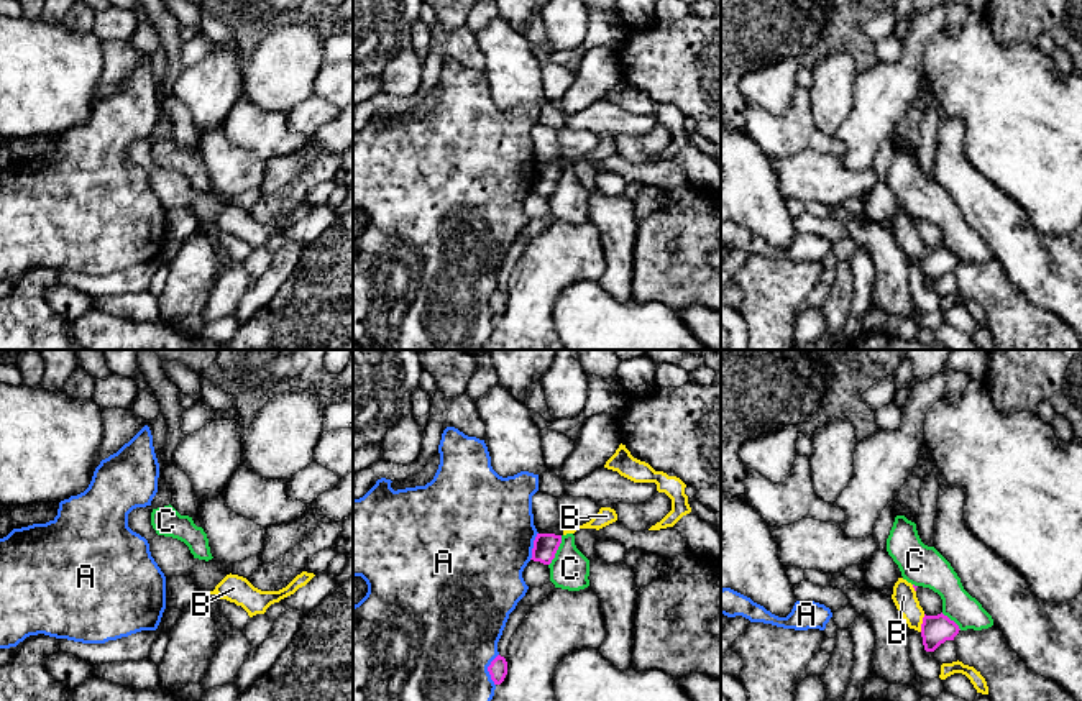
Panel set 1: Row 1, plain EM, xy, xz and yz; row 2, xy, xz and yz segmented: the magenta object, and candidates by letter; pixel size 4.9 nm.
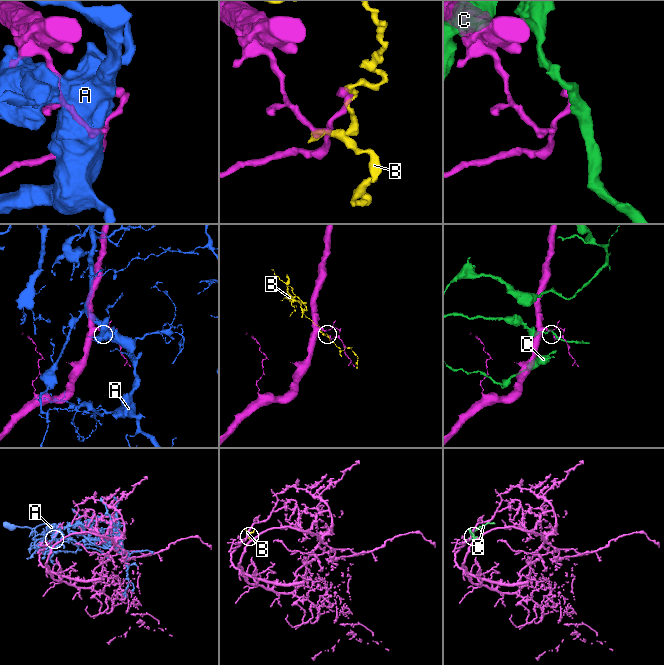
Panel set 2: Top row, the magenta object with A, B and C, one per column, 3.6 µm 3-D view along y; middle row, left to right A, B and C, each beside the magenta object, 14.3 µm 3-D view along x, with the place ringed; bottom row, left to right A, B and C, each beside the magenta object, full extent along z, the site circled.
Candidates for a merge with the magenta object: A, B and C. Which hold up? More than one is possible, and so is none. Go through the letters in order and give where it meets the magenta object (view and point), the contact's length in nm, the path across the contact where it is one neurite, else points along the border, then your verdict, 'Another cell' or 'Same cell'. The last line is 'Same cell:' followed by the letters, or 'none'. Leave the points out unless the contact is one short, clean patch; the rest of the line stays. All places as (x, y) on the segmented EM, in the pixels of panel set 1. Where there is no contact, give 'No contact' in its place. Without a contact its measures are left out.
A: Touches magenta at xz (488, 670). Shared border 160 nm. Another cell
B: Touches magenta at yz (923, 623). Shared border 90 nm. Boundary: yz (925, 614), (920, 631). Another cell
C: Touches magenta at xz (557, 549). Shared border 170 nm. Another cell
Same cell: none

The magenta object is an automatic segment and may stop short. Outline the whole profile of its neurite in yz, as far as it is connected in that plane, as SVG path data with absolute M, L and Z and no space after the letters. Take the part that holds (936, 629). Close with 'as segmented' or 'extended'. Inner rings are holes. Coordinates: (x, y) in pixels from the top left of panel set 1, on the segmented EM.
M942 612L938 616L923 617L921 637L926 652L934 652L946 640L954 640L959 634L959 625Z | as segmented

